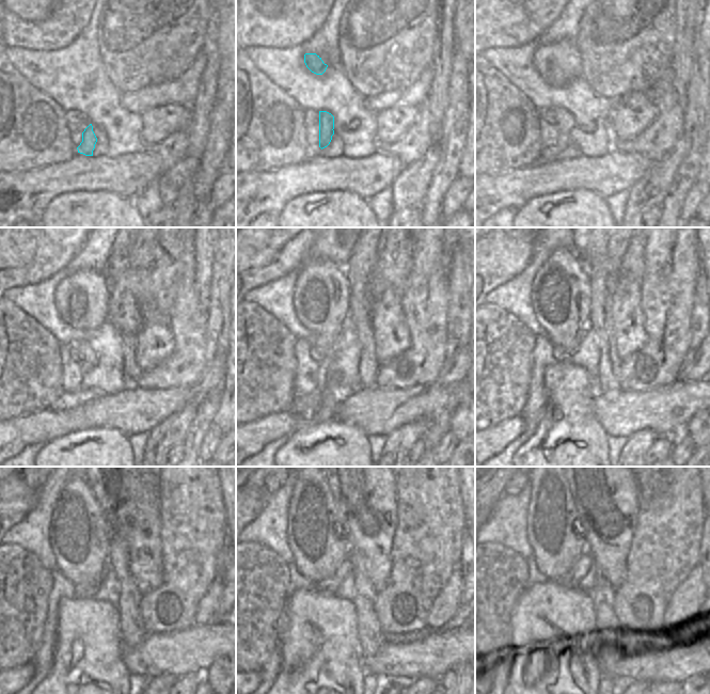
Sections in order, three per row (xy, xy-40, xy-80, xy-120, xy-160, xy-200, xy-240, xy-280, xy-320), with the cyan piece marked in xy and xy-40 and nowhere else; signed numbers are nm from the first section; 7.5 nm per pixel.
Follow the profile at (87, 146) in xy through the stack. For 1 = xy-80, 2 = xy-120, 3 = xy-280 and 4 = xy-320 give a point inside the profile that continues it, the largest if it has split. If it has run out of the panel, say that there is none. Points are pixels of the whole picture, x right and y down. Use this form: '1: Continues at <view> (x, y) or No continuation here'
1: Continues at xy-80 (565, 121)
2: Continues at xy-120 (89, 358)
3: Continues at xy-280 (316, 534)
4: Continues at xy-320 (552, 530).

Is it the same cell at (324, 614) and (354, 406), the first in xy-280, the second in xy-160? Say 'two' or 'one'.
two

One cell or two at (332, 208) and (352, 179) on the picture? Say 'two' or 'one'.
two

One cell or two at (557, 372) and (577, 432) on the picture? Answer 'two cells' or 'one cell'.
one cell

